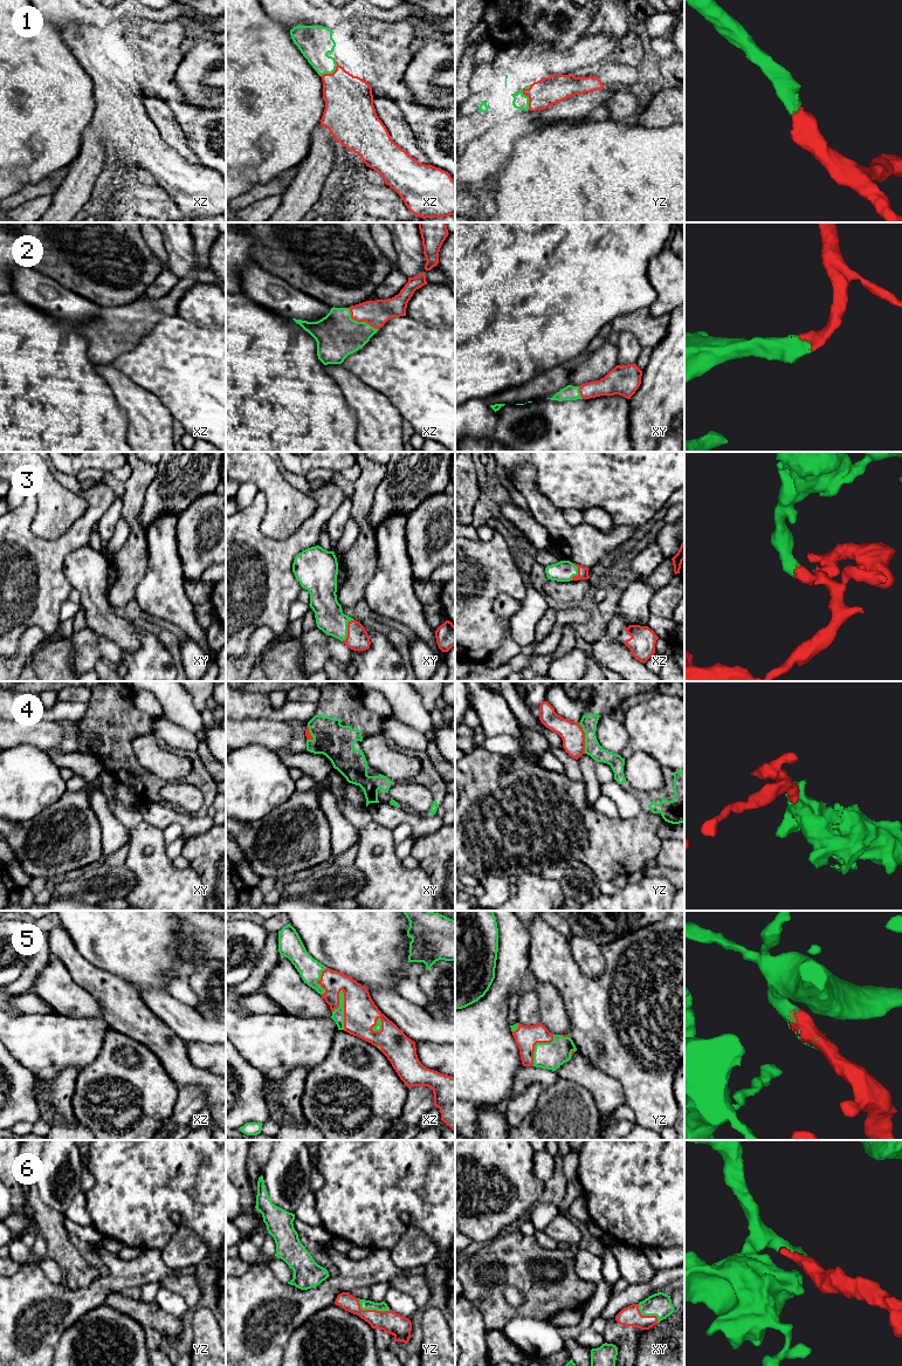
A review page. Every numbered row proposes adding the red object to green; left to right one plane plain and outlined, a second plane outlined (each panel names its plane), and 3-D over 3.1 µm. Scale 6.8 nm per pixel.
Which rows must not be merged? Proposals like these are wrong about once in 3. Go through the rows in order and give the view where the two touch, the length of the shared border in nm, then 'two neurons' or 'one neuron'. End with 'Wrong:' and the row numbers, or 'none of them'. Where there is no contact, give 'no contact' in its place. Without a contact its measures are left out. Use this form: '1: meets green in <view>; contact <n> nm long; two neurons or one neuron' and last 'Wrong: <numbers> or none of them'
1: meets green in yz; contact 170 nm long; one neuron
2: meets green in xz; contact 260 nm long; one neuron
3: meets green in xy; contact 170 nm long; one neuron
4: meets green in yz; contact 220 nm long; two neurons
5: meets green in xz; contact 280 nm long; one neuron
6: meets green in yz; contact 240 nm long; one neuron
Wrong: 4

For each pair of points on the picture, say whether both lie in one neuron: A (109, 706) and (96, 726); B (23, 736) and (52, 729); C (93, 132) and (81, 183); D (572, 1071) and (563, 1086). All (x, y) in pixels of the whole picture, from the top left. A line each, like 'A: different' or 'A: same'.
A: same
B: same
C: same
D: different

